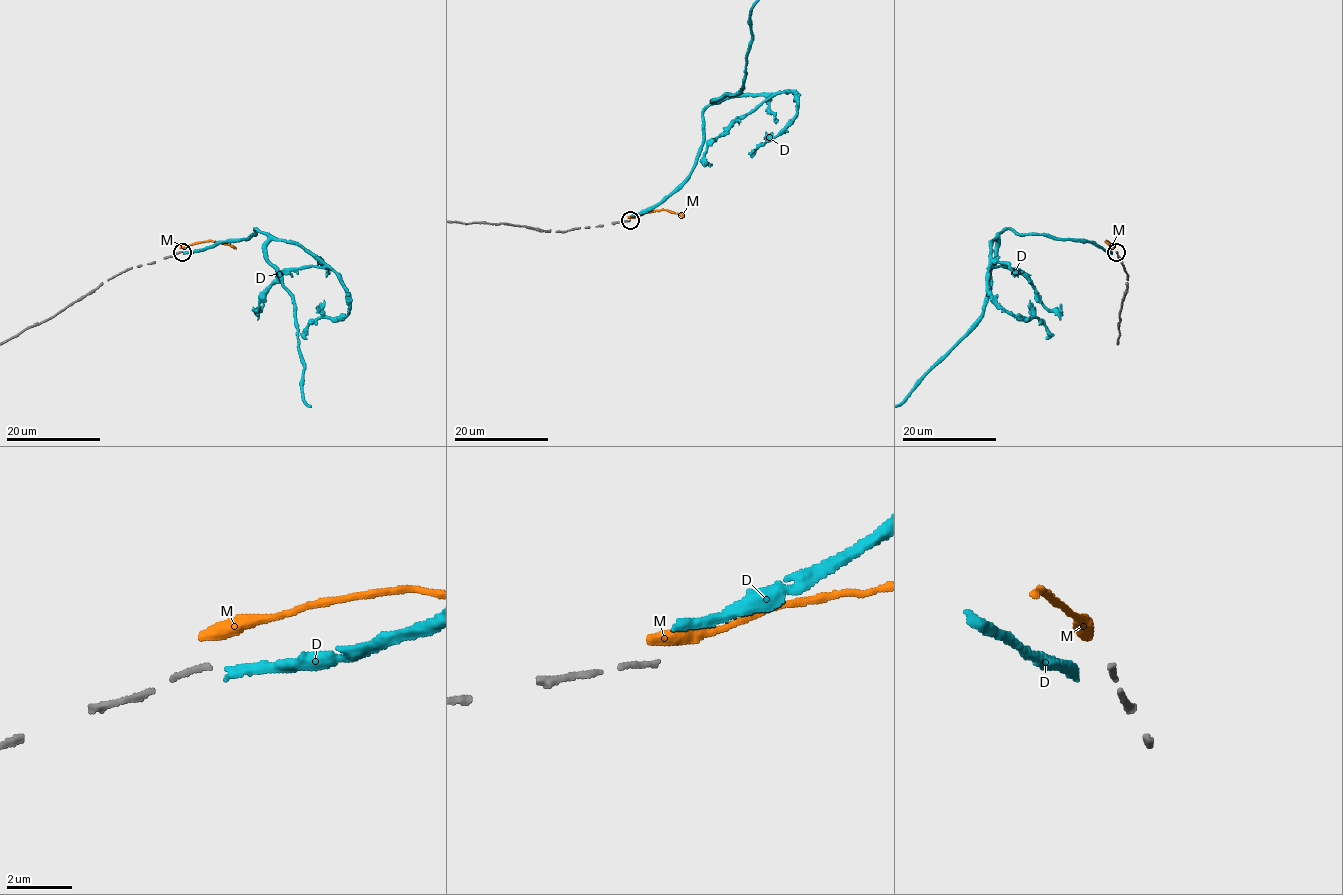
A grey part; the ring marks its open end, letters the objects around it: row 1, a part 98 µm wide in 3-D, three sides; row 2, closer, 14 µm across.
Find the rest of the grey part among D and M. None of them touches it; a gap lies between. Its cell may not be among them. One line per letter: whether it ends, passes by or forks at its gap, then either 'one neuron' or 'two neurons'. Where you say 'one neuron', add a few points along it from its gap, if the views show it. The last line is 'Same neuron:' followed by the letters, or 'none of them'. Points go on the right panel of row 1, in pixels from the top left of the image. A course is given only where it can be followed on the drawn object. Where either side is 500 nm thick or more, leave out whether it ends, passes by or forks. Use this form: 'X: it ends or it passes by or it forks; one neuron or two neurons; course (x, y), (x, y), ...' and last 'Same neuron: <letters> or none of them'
D: it ends; two neurons
M: it ends; two neurons
Same neuron: none of them

